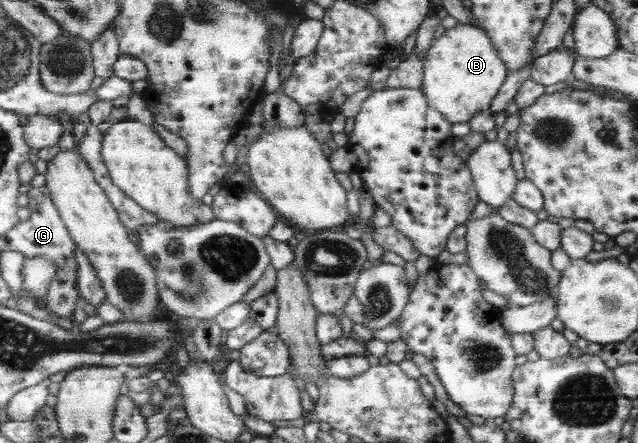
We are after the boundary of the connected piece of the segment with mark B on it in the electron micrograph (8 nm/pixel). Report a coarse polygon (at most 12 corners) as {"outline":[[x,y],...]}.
{"outline":[[490,37],[434,39],[423,93],[450,124],[489,110],[507,76]]}

